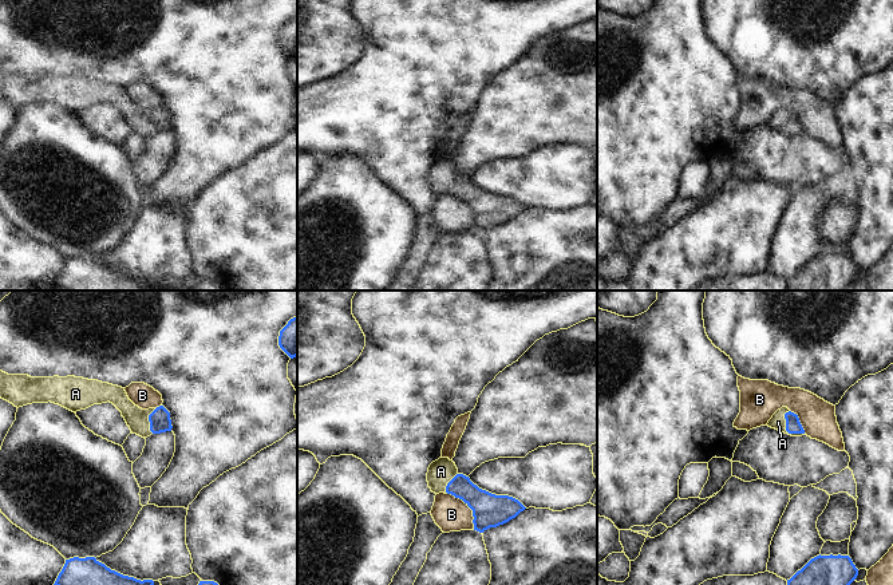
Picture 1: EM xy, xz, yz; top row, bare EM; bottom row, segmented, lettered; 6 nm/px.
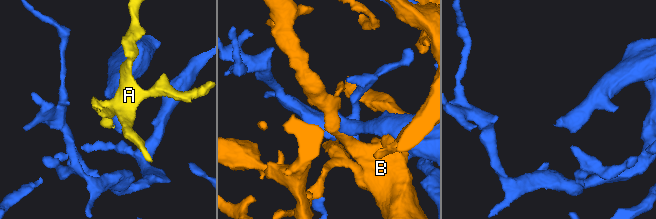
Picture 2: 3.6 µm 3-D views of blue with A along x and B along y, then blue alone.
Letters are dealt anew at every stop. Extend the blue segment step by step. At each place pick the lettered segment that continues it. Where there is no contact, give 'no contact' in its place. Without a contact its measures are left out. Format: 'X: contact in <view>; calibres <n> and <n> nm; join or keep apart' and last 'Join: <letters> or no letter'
A: contact in yz; calibres 100 and 90 nm; join
B: contact in xz; calibres 200 and 200 nm; keep apart
Join: A

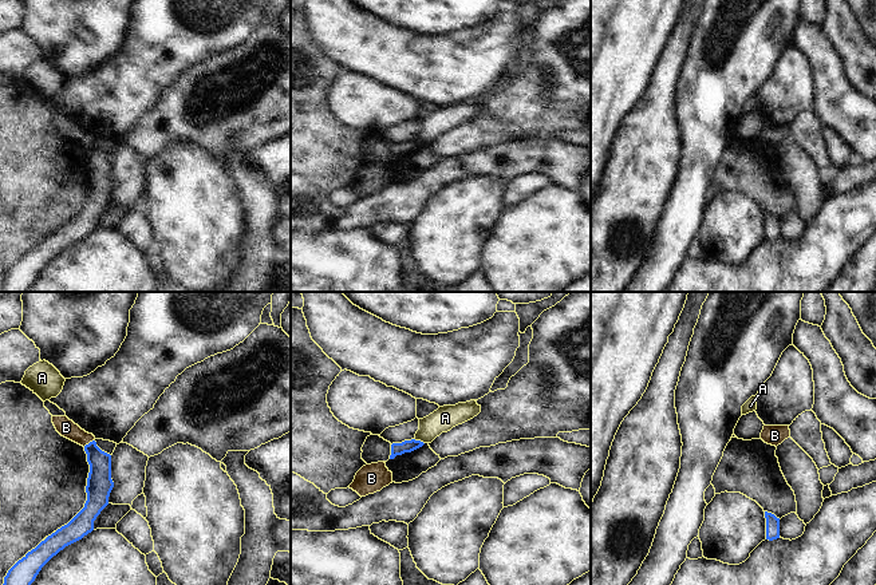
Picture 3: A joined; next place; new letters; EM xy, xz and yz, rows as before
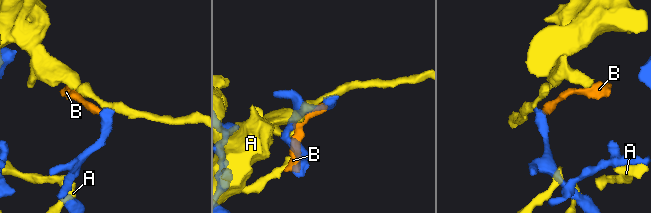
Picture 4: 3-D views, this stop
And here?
A: contact in xz; calibres 80 and 150 nm; keep apart
B: contact in xy; calibres 150 and 110 nm; keep apart
Join: no letter

